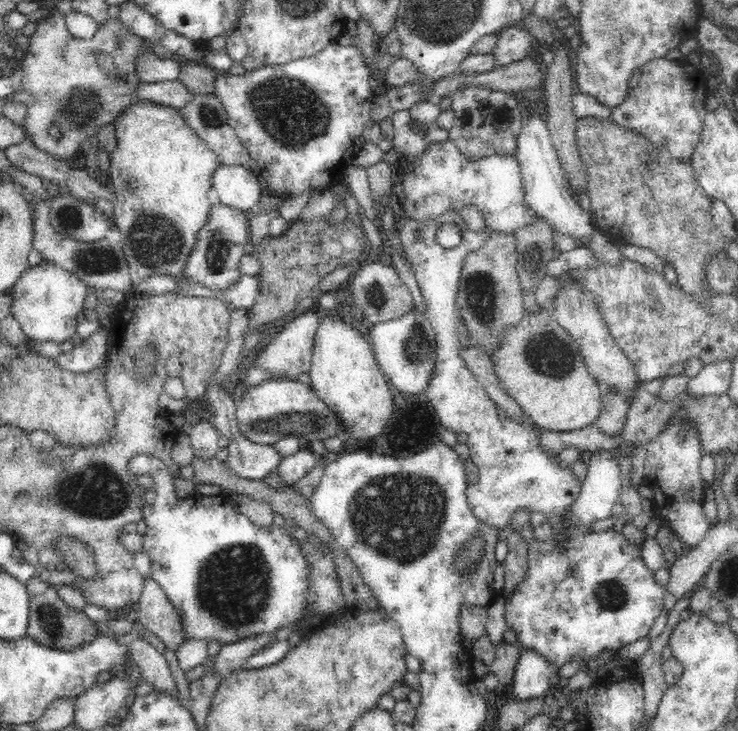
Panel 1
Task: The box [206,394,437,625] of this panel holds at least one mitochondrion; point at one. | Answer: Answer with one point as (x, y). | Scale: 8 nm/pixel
(287, 421)

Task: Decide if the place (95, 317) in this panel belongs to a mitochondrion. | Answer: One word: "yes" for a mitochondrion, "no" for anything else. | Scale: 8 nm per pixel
no

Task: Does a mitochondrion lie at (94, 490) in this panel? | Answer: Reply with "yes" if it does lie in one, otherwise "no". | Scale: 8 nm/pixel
yes

